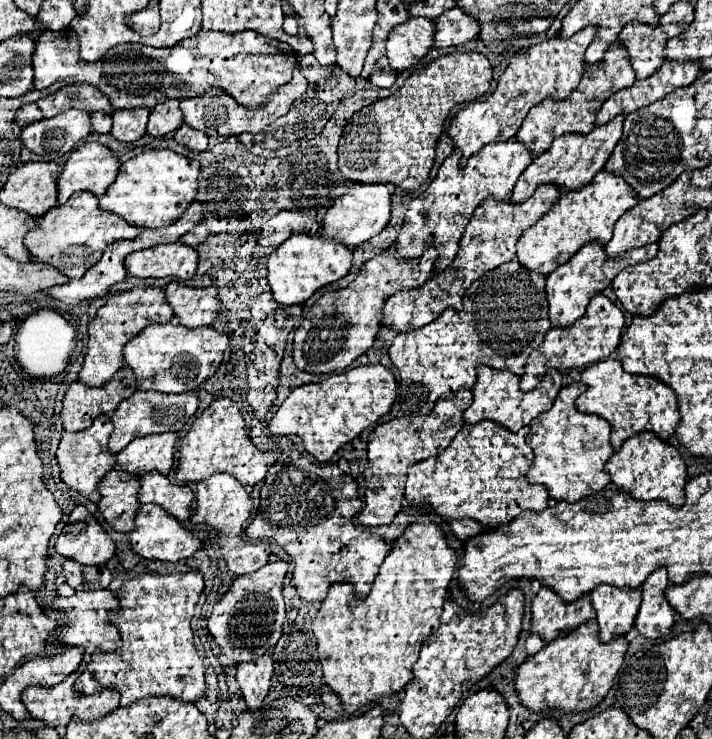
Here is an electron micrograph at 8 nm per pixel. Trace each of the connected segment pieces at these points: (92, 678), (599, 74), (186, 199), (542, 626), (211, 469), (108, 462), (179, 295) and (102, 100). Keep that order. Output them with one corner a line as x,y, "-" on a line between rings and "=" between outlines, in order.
200,572
186,574
140,574
126,582
120,592
116,628
122,632
122,648
112,654
94,652
92,662
74,682
78,694
90,696
114,688
122,696
122,706
146,696
170,696
182,702
198,702
204,696
204,666
192,642
190,620
204,590
=
614,42
604,58
592,66
586,68
580,86
574,90
574,94
568,100
562,102
552,102
552,100
544,100
542,104
534,106
526,120
520,126
520,132
516,134
516,140
522,142
532,156
540,156
542,152
546,152
552,144
552,140
556,136
564,136
564,134
588,134
594,128
594,120
598,110
602,108
602,104
618,90
622,88
630,88
634,84
634,70
630,68
630,60
628,60
628,52
620,42
=
148,150
122,164
114,184
100,198
100,208
126,218
134,226
162,228
182,218
198,192
200,164
172,150
=
542,586
536,598
532,600
532,626
530,632
538,634
546,644
556,640
562,634
572,632
572,628
582,626
582,622
592,620
594,608
588,596
578,598
576,602
562,604
558,594
=
218,398
212,402
210,408
206,408
194,420
190,432
182,438
178,450
176,480
198,482
210,478
212,474
228,472
242,486
256,486
266,478
268,468
276,462
278,462
278,452
260,452
252,444
238,406
228,398
=
98,416
94,420
94,424
86,430
80,432
64,432
60,446
56,450
56,460
60,466
60,478
62,482
76,490
78,494
82,494
84,498
98,502
100,492
98,492
98,482
114,468
116,458
114,454
108,450
108,438
112,434
112,422
108,416
=
174,280
166,286
166,298
180,324
186,328
214,324
220,310
220,300
214,286
190,288
=
92,84
66,86
58,94
52,94
52,96
38,100
36,106
42,110
44,118
52,118
52,116
66,112
70,108
78,108
78,110
84,110
88,114
98,112
98,110
102,110
106,114
114,112
110,100
98,88
94,88

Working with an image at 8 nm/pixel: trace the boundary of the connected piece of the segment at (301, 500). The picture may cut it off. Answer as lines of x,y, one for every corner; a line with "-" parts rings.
342,458
336,464
318,464
314,468
314,472
308,472
298,466
282,466
278,468
278,474
274,472
272,476
268,476
260,490
260,512
246,528
246,536
250,540
274,540
280,548
284,548
286,554
292,556
292,586
306,602
322,602
328,594
328,588
336,582
348,582
354,586
372,582
388,554
388,544
380,536
356,524
362,502
358,498
356,482
350,476
348,462

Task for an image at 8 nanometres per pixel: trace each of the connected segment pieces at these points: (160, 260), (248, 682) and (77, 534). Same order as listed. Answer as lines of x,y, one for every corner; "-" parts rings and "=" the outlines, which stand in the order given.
182,242
162,244
156,248
132,252
124,262
134,278
176,278
190,280
196,274
198,252
=
262,656
254,662
246,662
238,666
236,680
240,684
242,696
248,704
248,710
258,710
262,706
262,700
266,698
270,690
270,678
274,674
274,662
272,656
=
76,506
56,540
56,550
80,564
100,566
114,556
116,546
98,520
84,506

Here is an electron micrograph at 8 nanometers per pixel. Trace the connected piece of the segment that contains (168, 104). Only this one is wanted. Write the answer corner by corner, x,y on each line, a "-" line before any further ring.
166,100
152,108
148,120
150,136
166,136
176,132
182,126
182,112
178,108
178,100

